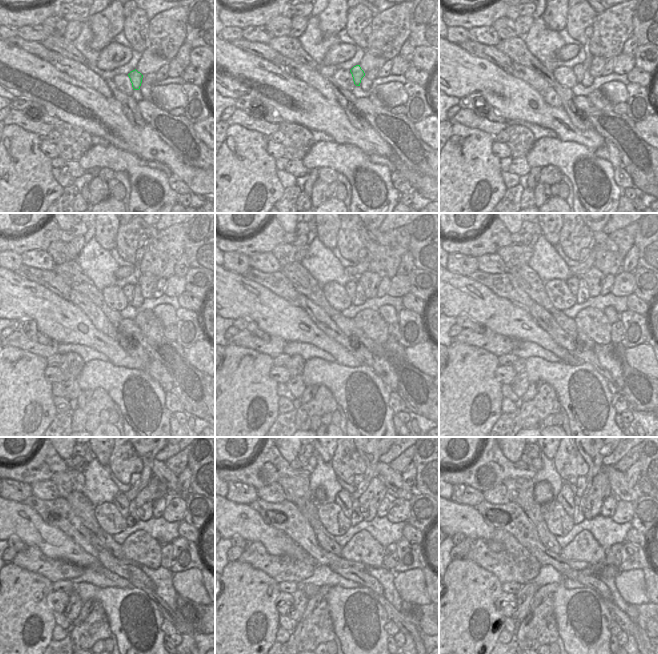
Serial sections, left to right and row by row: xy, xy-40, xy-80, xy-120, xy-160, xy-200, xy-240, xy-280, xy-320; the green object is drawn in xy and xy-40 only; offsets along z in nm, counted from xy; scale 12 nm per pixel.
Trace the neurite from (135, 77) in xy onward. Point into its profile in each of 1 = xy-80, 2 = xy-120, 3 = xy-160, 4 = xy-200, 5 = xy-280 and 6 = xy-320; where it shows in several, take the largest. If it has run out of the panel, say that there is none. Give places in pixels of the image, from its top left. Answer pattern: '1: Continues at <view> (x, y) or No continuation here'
1: Continues at xy-80 (579, 70)
2: Continues at xy-120 (128, 290)
3: Continues at xy-160 (350, 287)
4: Continues at xy-200 (573, 282)
5: Continues at xy-280 (343, 498)
6: Continues at xy-320 (565, 497).

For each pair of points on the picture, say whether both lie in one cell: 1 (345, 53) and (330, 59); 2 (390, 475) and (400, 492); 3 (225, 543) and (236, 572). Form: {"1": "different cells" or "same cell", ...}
{"1": "same cell", "2": "same cell", "3": "different cells"}

